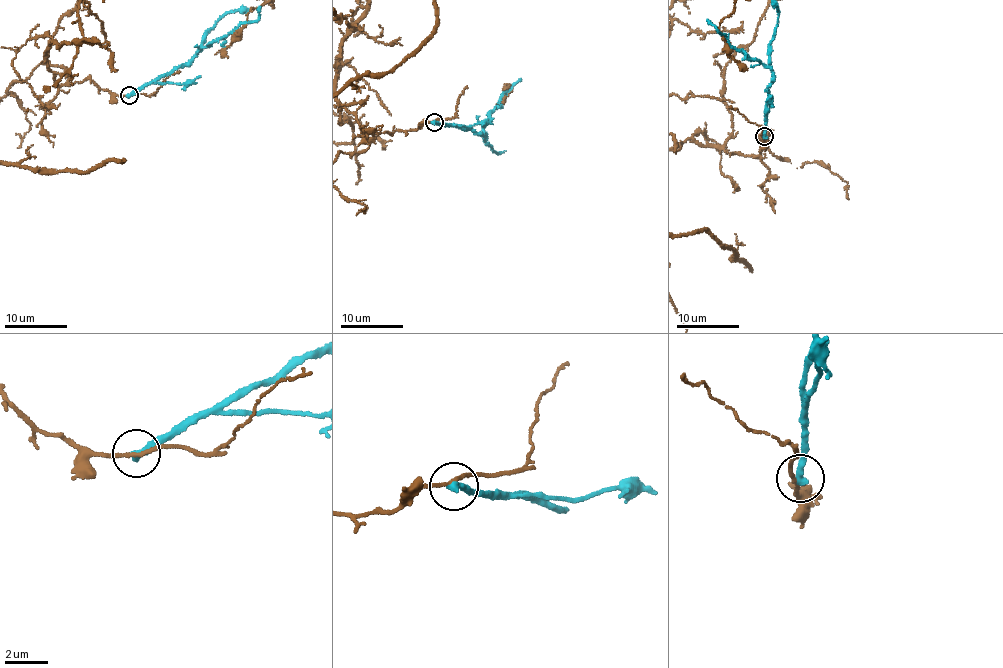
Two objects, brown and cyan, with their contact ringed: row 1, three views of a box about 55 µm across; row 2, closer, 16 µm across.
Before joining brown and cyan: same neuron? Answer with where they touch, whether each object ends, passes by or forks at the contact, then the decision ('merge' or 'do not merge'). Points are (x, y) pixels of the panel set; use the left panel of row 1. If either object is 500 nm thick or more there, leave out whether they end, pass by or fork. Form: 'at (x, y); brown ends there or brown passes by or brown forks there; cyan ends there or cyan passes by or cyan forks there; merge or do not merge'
at (129, 95); brown passes by; cyan ends there; do not merge

